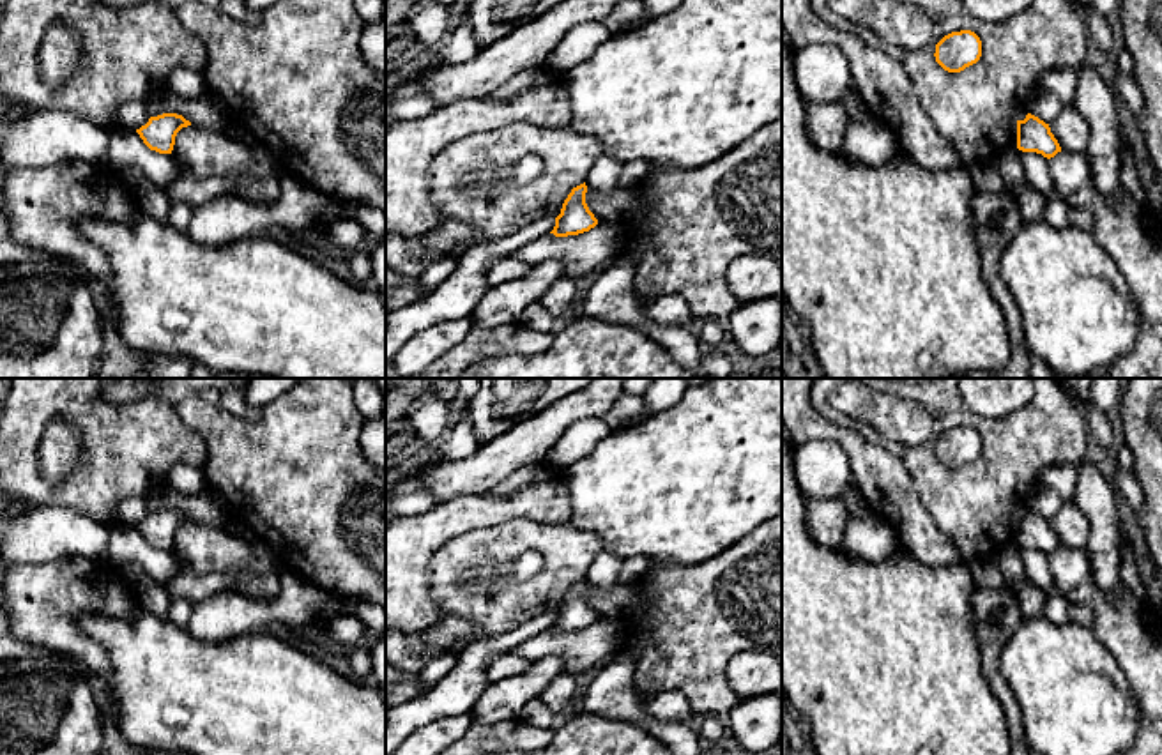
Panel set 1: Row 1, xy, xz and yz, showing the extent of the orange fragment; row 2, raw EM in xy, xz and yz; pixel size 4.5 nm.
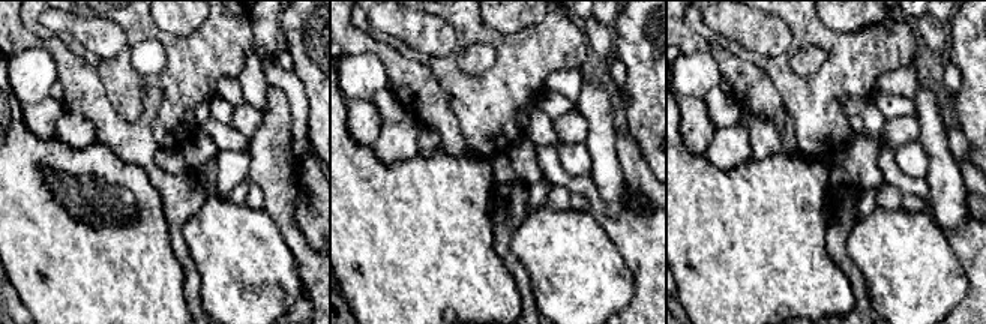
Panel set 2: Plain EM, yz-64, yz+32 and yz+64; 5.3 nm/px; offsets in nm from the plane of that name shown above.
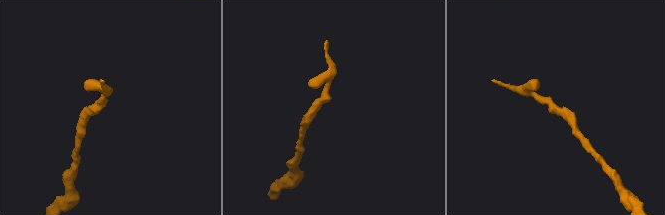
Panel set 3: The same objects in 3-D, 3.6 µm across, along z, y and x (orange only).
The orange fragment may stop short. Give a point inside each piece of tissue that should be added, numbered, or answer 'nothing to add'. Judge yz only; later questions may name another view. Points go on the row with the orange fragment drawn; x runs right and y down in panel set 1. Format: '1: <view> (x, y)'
nothing to add

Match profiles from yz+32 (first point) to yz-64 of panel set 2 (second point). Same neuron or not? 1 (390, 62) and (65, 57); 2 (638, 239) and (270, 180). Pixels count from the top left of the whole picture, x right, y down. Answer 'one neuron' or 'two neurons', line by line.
1: one neuron
2: one neuron

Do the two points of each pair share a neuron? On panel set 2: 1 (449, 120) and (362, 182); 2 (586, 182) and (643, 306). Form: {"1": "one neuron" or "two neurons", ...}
{"1": "two neurons", "2": "one neuron"}

